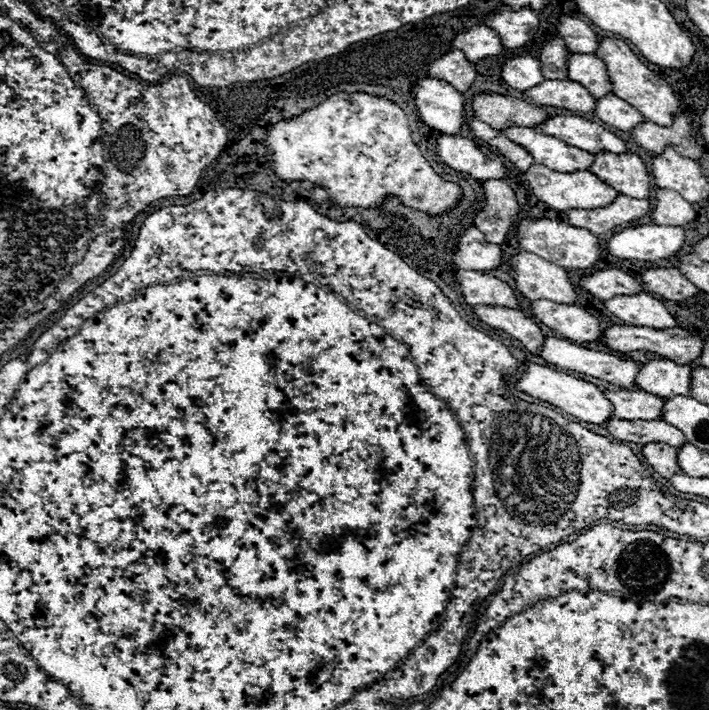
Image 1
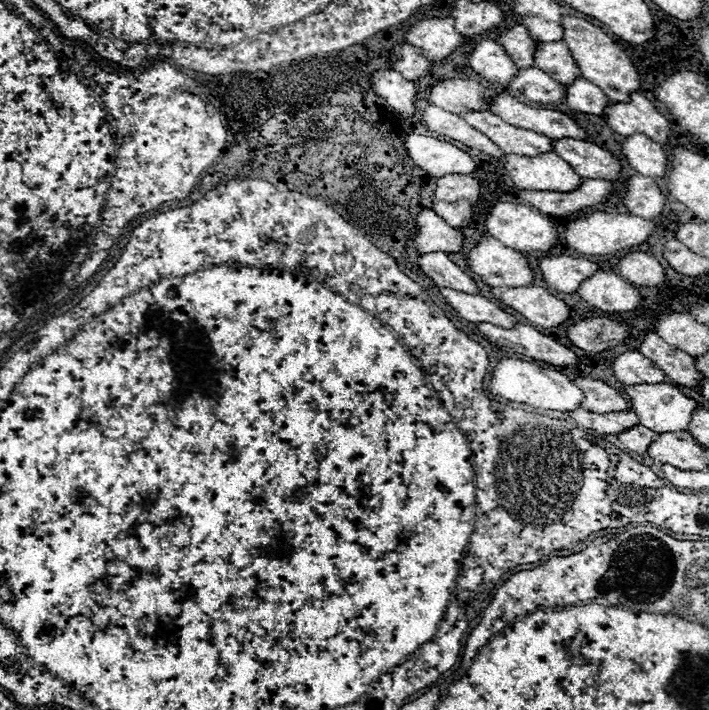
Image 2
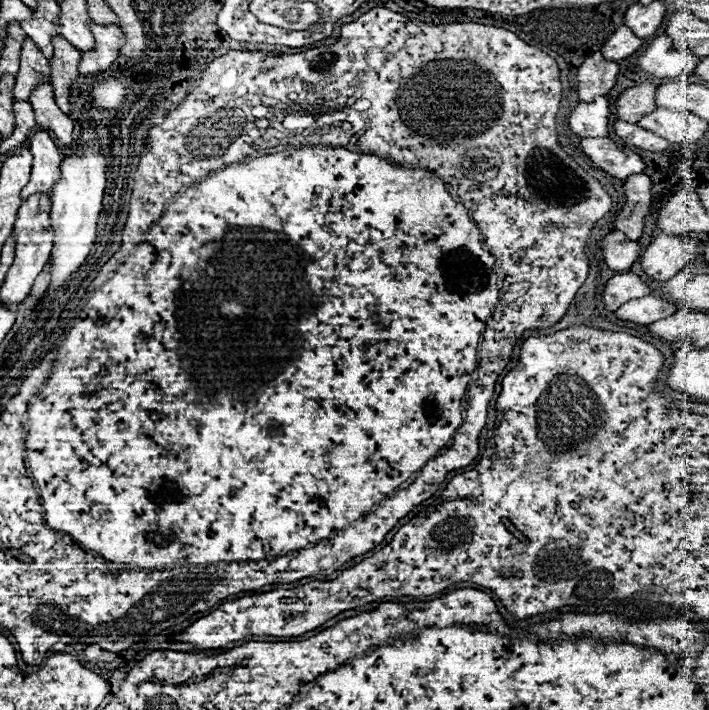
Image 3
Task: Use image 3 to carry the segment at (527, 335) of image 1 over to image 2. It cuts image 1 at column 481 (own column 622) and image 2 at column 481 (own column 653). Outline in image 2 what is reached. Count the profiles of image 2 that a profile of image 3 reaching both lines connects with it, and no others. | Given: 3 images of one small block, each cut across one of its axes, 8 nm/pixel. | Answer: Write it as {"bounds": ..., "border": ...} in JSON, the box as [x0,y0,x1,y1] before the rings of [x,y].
{"bounds":[440,288,518,328],"border":[[[440,288],[440,292],[446,298],[446,302],[468,322],[474,322],[474,324],[490,322],[500,328],[512,328],[518,324],[518,320],[512,314],[498,308],[494,302],[490,302],[488,298],[484,298],[480,294],[472,296],[472,294],[456,292],[450,288]]]}

